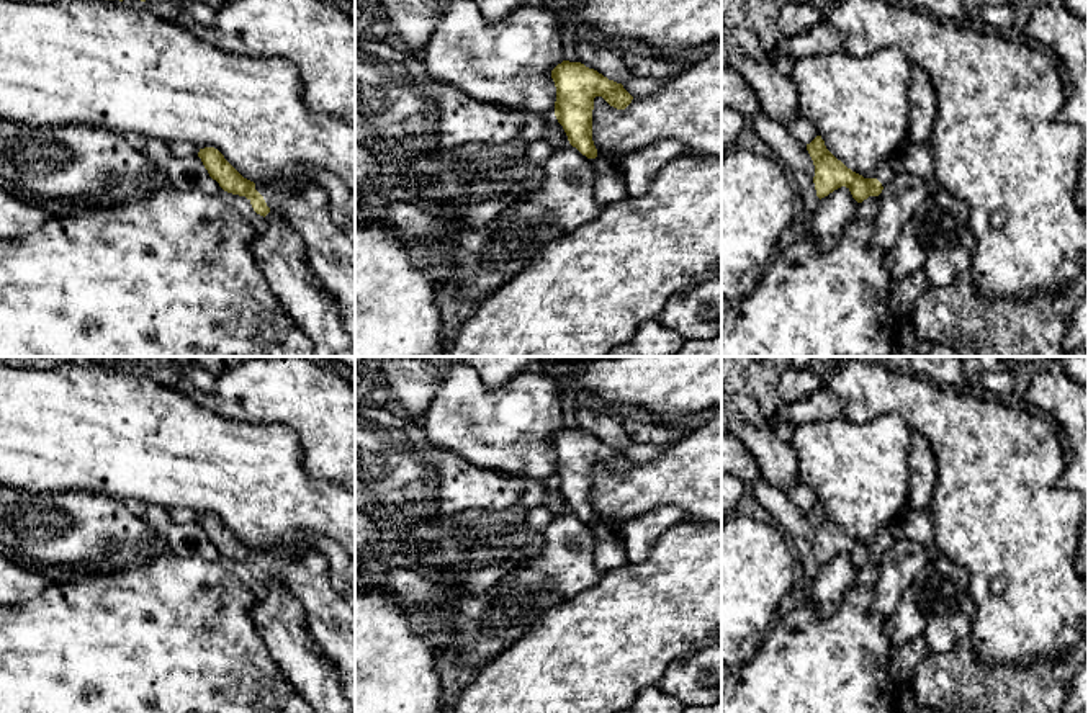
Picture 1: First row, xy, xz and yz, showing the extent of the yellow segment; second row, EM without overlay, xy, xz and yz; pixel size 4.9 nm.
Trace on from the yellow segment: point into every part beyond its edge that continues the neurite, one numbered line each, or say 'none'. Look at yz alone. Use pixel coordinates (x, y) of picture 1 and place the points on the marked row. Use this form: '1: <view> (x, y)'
1: yz (885, 172)

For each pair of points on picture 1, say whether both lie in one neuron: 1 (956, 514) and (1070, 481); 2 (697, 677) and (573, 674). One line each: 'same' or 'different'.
1: different
2: different

